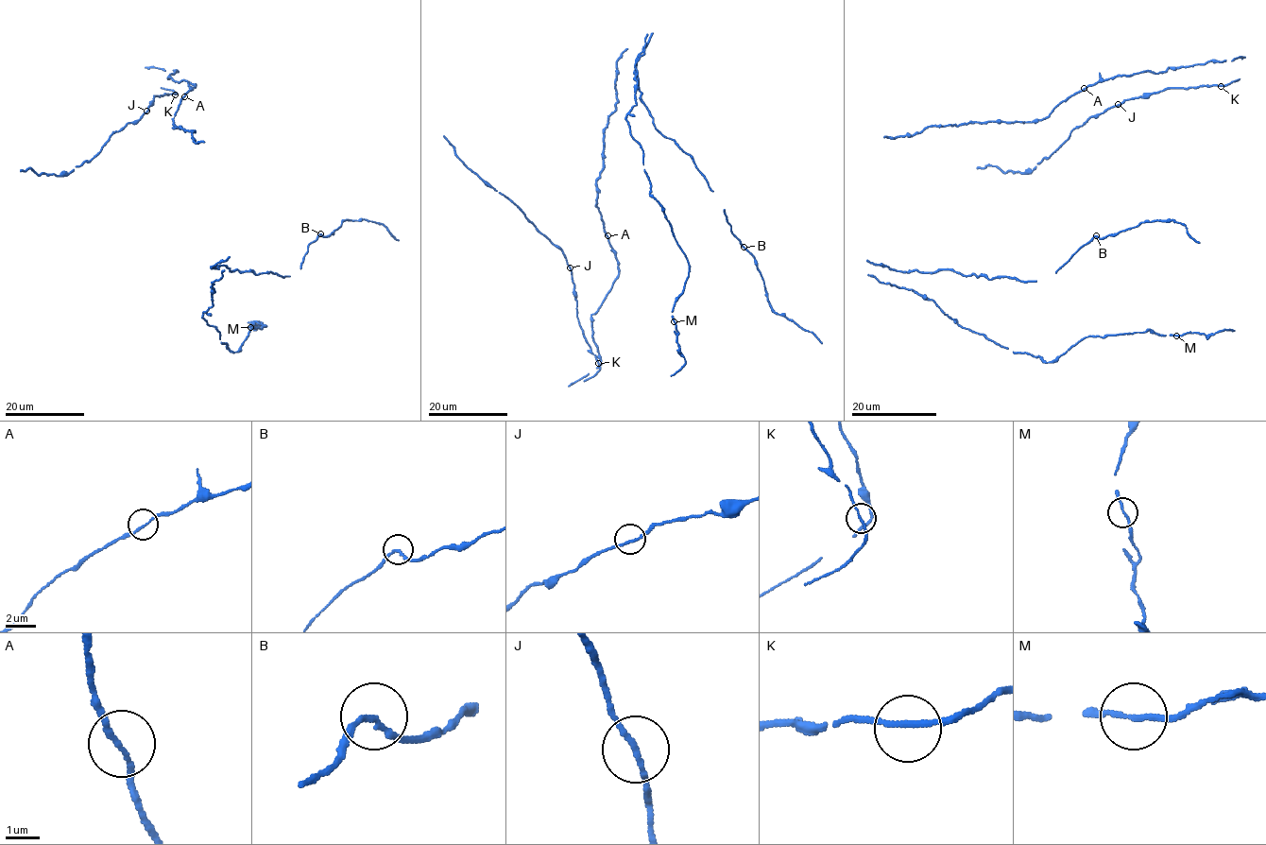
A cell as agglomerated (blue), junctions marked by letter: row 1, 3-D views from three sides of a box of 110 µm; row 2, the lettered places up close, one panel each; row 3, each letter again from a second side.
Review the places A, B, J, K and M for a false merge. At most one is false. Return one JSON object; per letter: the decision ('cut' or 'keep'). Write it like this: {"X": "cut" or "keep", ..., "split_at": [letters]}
{"A": "keep", "B": "keep", "J": "keep", "K": "keep", "M": "keep", "split_at": []}

